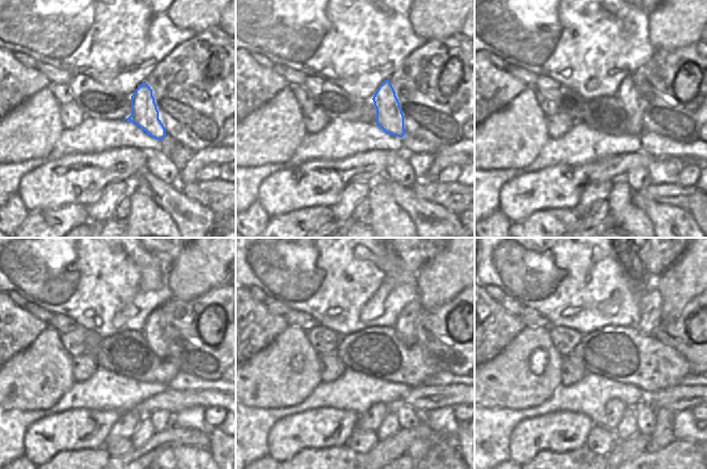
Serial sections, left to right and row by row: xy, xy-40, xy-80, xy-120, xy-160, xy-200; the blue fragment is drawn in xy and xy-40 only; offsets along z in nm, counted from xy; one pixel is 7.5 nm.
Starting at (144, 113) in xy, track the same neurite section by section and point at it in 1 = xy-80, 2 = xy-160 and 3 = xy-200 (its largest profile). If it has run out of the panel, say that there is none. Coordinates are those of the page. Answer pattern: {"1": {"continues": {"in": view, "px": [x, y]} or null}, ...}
{"1": {"continues": {"in": "xy-80", "px": [627, 93]}}, "2": {"continues": {"in": "xy-160", "px": [404, 326]}}, "3": {"continues": {"in": "xy-200", "px": [649, 318]}}}

